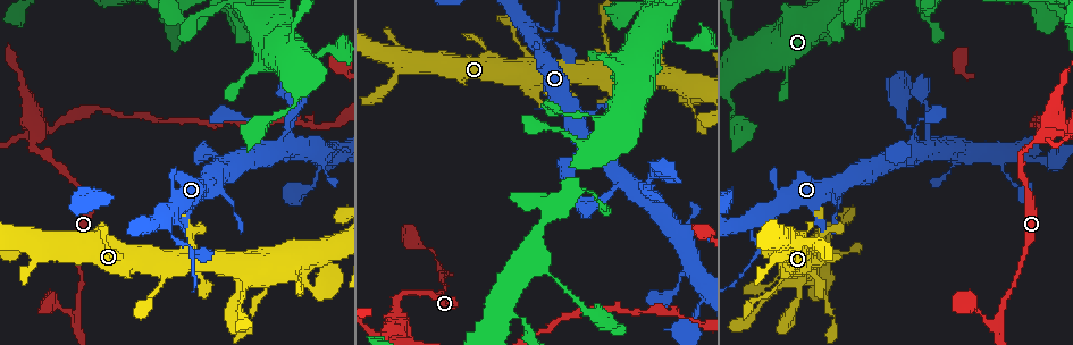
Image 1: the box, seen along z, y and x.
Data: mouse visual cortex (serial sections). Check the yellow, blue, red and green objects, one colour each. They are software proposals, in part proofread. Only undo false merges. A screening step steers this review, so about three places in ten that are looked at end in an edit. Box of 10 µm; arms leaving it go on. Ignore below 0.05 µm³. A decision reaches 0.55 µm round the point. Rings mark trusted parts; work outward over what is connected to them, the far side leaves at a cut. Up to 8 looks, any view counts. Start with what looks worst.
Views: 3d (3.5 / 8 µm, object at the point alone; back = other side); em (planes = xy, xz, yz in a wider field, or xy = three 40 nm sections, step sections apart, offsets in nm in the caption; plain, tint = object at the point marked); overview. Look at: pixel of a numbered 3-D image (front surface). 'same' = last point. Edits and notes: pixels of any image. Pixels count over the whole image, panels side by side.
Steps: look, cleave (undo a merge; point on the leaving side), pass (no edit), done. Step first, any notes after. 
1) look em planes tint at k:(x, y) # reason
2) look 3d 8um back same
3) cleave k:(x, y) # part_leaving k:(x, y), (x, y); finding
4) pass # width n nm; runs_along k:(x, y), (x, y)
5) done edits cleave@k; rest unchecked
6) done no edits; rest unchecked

look em xy step 1 tint at 1:(1053, 128) # looks like a crossing

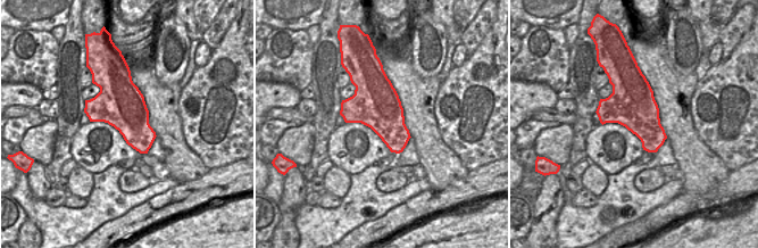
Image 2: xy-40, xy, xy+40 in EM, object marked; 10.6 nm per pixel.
look 3d 3.5um same # see where the arms go

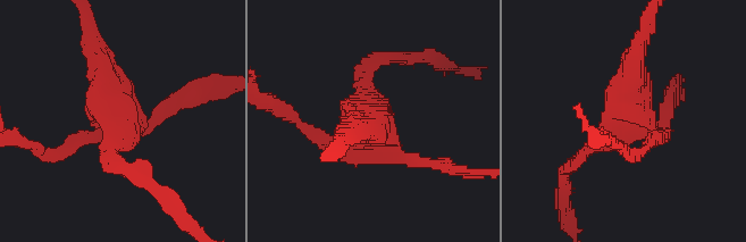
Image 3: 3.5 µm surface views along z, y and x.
cleave 3:(313, 135) # width 500 nm; part_leaving 3:(396, 155), (403, 160), (484, 172); a second cell is stuck on

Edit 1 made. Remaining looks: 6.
look 3d 8um at 1:(168, 213) # looks like a crossing

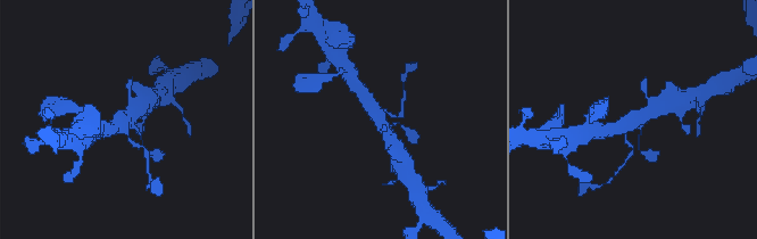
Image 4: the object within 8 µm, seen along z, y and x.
look 3d 3.5um back same # zoom in

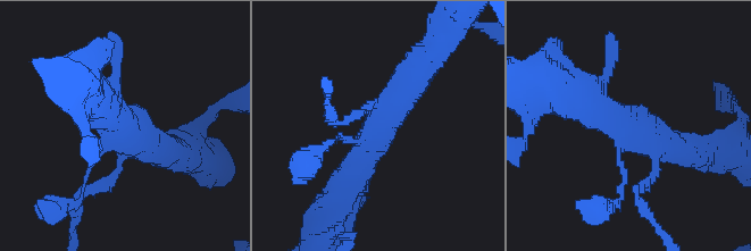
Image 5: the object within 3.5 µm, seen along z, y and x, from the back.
look em xy step 5 tint at 5:(376, 135) # arms 4; arm_widths 100, 150, 450, 500 nm

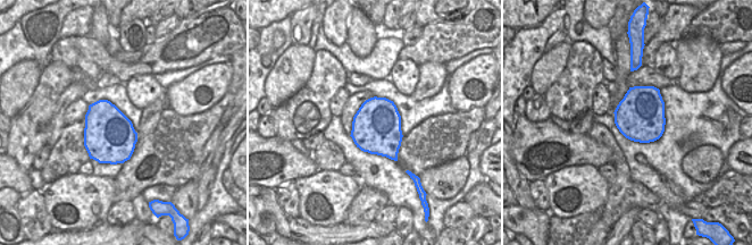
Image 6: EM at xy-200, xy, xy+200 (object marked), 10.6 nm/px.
pass # all the same cell

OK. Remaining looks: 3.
look 3d 8um at 1:(997, 319) # three arms meet

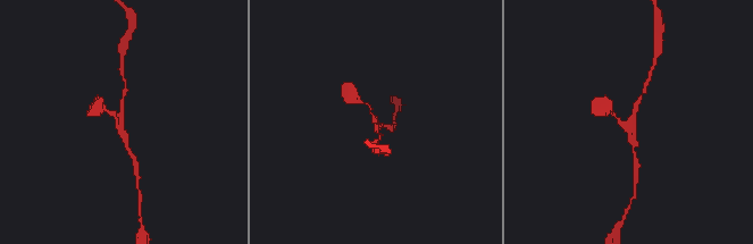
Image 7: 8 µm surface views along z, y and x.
look 3d 3.5um same # closer look

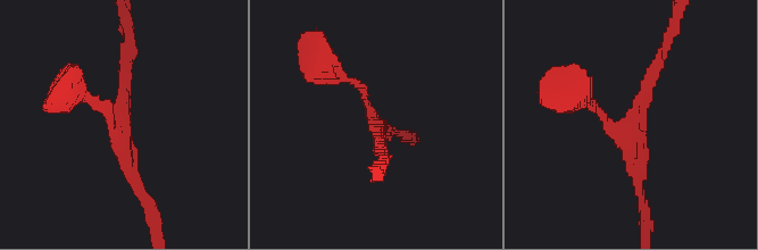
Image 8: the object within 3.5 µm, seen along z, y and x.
look em xy step 3 tint at 8:(633, 118)

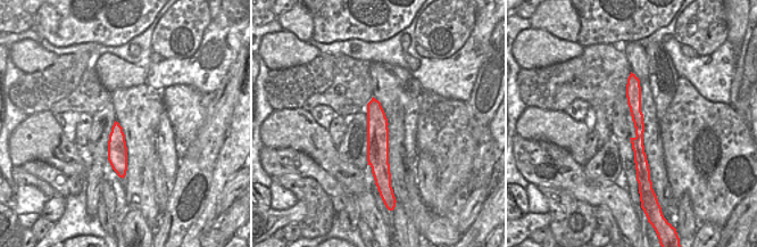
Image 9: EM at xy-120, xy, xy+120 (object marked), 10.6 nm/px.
pass # arm_widths 100, 200, 200 nm; one cell here

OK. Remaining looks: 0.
done edits cleave@3; rest unchecked

